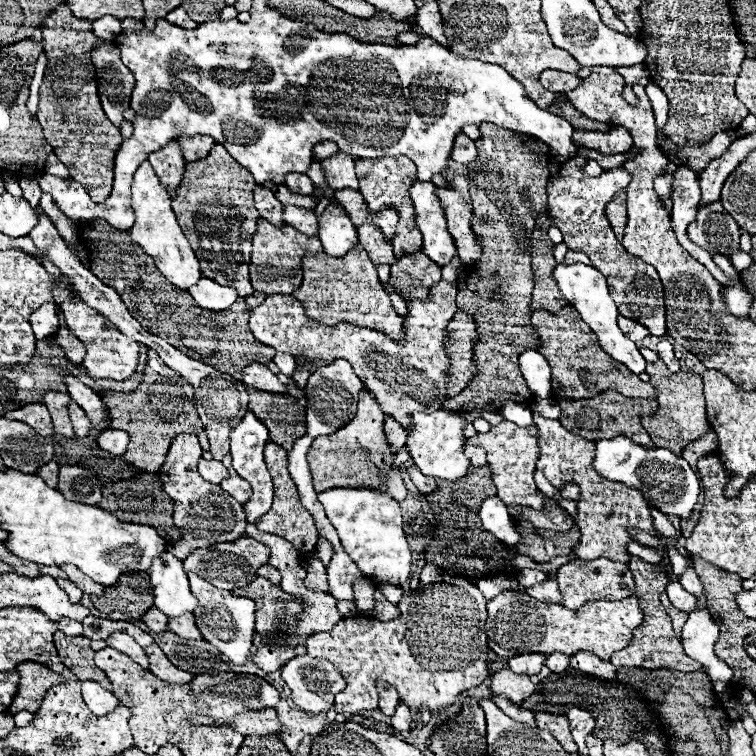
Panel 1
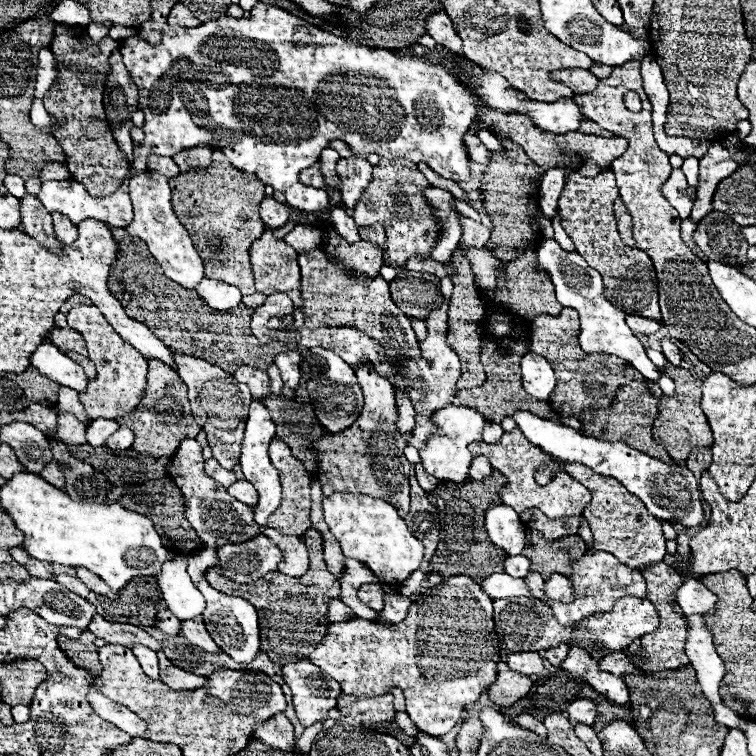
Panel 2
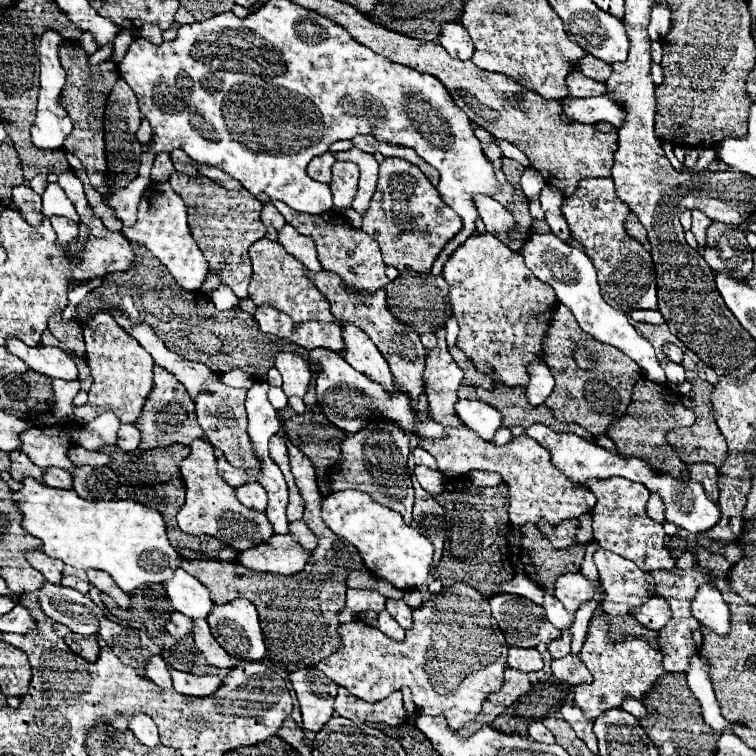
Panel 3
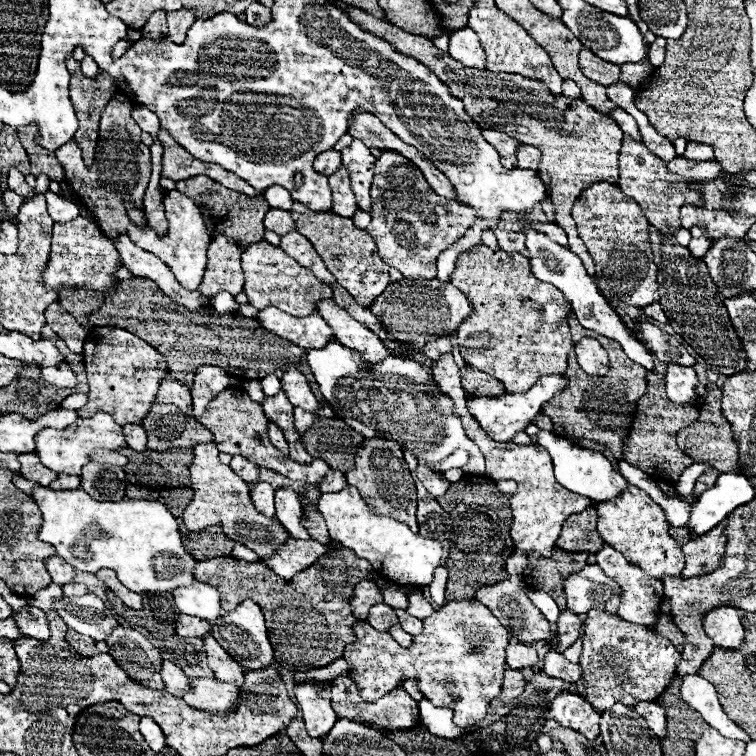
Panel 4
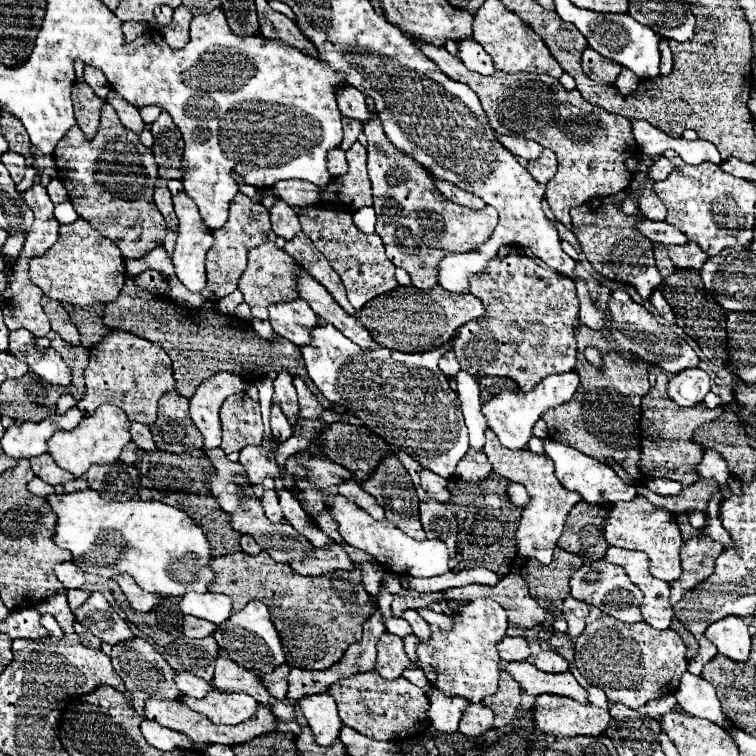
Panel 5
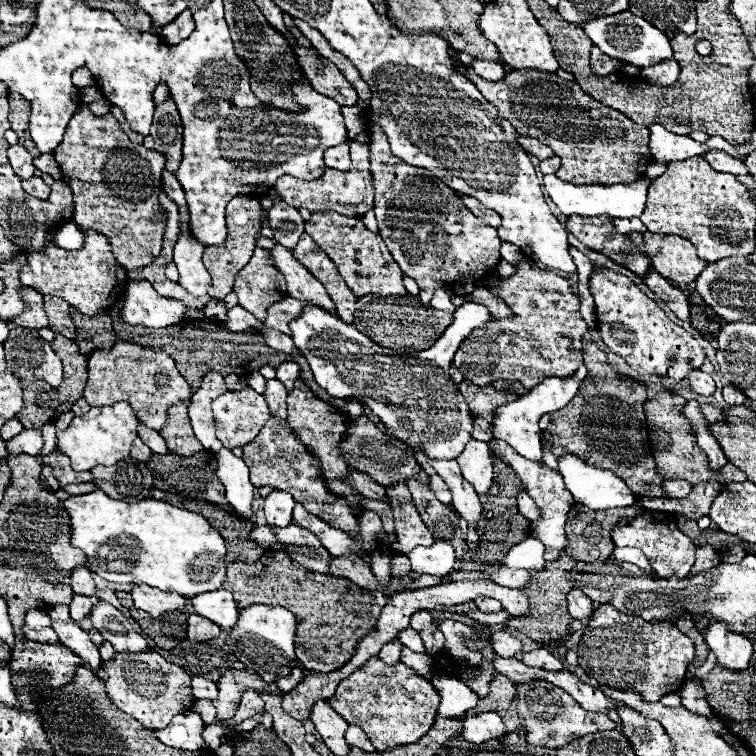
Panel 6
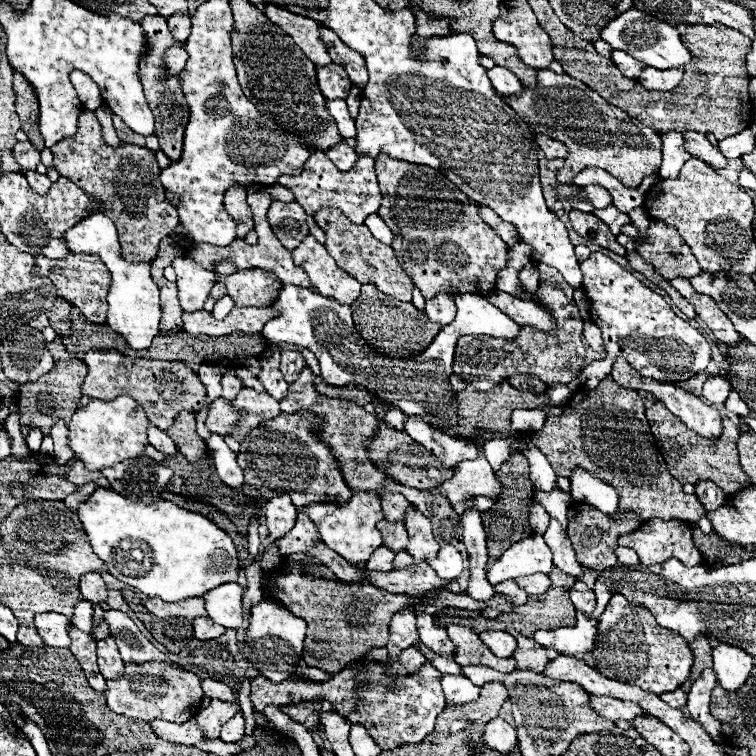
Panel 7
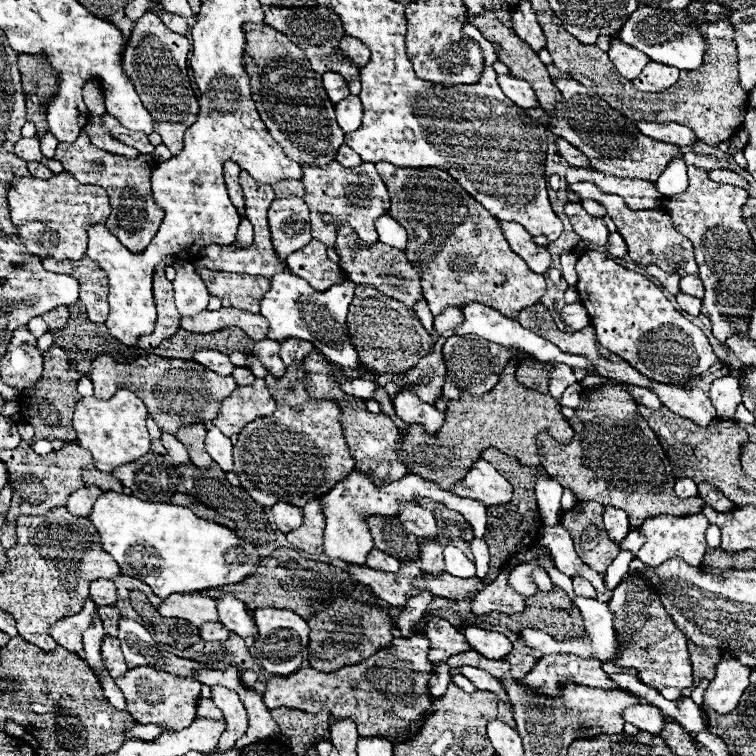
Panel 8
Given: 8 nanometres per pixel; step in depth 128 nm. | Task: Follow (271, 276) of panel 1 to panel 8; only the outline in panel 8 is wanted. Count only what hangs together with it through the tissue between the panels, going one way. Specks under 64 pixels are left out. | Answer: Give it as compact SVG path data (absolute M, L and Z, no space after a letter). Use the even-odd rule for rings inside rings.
M196 266L196 274L204 280L212 296L228 298L234 308L244 308L252 314L260 312L260 300L270 288L270 278L262 276L214 272L202 266Z

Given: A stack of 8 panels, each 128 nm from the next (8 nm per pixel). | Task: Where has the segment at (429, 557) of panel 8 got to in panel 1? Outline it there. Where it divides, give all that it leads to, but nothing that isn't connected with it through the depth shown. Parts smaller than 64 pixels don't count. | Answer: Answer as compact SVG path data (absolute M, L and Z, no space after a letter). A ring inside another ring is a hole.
M364 388L358 398L358 414L350 424L340 428L334 434L314 438L308 450L308 464L314 476L316 492L324 492L330 488L376 488L392 496L396 502L402 502L408 494L406 484L402 480L402 472L394 466L396 454L390 452L390 444L384 436L384 412L374 398L374 394Z

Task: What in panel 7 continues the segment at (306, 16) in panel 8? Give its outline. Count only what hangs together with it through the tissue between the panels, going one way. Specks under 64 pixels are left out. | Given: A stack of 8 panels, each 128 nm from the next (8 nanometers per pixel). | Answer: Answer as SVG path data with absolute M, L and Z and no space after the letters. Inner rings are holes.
M266 4L264 16L268 16L268 20L272 20L280 28L284 28L284 32L288 32L288 36L292 36L296 40L296 44L304 50L304 54L316 66L328 66L332 62L324 42L320 40L320 30L324 28L324 24L320 24L318 20L282 10L274 4ZM352 86L352 90L350 90L350 94L348 94L348 110L350 110L350 114L352 114L352 118L356 118L358 116L358 108L360 108L360 94L362 94L362 90L358 88L358 86Z

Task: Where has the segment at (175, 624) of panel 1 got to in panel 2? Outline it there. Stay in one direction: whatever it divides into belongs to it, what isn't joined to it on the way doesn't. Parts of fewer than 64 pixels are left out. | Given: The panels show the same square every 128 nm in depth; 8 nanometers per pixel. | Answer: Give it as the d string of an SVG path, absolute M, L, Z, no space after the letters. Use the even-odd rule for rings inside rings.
M202 616L198 618L192 618L192 620L184 620L182 622L182 636L186 636L186 640L194 646L200 646L204 652L210 652L210 654L218 654L222 652L216 642L210 638L206 626L204 626L204 620Z

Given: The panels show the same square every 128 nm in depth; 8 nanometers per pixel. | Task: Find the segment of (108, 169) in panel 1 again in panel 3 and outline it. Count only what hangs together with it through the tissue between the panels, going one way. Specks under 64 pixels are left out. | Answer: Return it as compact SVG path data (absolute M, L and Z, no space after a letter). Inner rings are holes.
M66 40L60 46L60 62L66 70L66 86L64 86L60 104L66 106L74 122L74 132L64 142L64 150L80 158L92 186L100 188L100 192L108 192L108 186L104 182L104 172L108 168L106 156L104 156L104 108L106 108L106 100L112 86L118 82L116 66L110 60L96 66L88 66L88 56L82 52L78 40Z

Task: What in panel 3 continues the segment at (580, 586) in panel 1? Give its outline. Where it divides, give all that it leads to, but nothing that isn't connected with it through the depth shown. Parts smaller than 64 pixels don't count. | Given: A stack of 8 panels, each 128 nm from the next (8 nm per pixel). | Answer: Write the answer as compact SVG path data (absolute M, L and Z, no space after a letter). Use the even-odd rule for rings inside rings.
M600 548L594 552L594 564L598 568L602 586L606 590L606 598L600 604L600 610L610 614L610 616L630 616L634 608L642 608L642 604L646 604L656 594L654 578L618 554L612 554L612 552ZM544 590L544 610L546 610L548 620L550 620L556 628L560 628L560 630L570 628L572 622L574 622L574 614L568 614L568 612L564 610L564 606L562 606L552 594L546 592L546 590Z

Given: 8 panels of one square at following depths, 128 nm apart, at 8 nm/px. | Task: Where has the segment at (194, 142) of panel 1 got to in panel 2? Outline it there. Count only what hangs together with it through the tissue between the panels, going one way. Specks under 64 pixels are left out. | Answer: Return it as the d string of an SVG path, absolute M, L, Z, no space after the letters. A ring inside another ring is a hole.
M196 146L196 148L184 150L180 154L174 154L172 160L180 166L182 172L188 172L188 170L206 170L212 164L212 148L208 148L208 146Z

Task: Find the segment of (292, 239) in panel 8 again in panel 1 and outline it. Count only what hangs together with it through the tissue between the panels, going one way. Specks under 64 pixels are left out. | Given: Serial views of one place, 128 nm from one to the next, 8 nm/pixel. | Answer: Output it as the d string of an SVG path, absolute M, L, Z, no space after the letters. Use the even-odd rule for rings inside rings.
M264 186L256 188L254 202L256 202L256 208L260 212L260 218L264 218L264 220L268 220L268 222L272 222L276 226L284 226L284 220L282 220L282 204L274 198L272 190L268 190ZM360 224L360 226L356 226L356 230L358 230L360 244L364 246L364 250L368 252L368 256L374 264L392 266L396 262L394 254L392 254L392 244L386 240L384 232L376 224Z

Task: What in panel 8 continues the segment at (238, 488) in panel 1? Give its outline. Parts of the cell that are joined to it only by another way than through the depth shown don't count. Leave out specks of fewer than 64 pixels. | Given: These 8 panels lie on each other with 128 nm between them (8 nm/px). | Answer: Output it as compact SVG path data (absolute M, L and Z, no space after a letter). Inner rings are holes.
M280 502L280 504L272 506L272 512L274 512L274 520L282 532L292 532L302 526L302 508L298 508L298 506Z

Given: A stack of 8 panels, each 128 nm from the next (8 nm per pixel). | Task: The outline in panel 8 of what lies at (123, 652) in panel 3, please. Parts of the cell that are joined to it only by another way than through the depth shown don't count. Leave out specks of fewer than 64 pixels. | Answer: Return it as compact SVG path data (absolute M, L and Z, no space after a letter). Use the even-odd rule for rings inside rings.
M130 668L124 676L116 678L116 686L124 692L128 712L138 724L158 724L166 730L188 728L196 718L196 704L200 700L200 682L190 678L176 678L168 672L154 668Z

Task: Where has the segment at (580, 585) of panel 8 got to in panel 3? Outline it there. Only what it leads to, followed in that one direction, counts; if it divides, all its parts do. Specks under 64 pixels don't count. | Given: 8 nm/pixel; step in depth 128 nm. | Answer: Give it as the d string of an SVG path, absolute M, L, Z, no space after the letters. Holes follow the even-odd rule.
M566 628L562 630L562 636L554 642L548 644L548 650L552 654L552 658L560 658L560 656L568 656L570 654L570 640L572 640L572 630Z

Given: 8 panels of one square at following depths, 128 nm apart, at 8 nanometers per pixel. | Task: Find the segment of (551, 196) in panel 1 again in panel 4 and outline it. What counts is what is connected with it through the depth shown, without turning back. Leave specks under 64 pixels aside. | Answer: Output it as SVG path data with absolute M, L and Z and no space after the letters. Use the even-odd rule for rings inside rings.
M600 182L580 194L572 208L572 218L576 220L578 234L596 264L596 282L604 296L616 294L624 298L620 300L622 306L630 304L638 308L658 302L658 268L652 262L650 222L634 200L626 198L618 186Z

